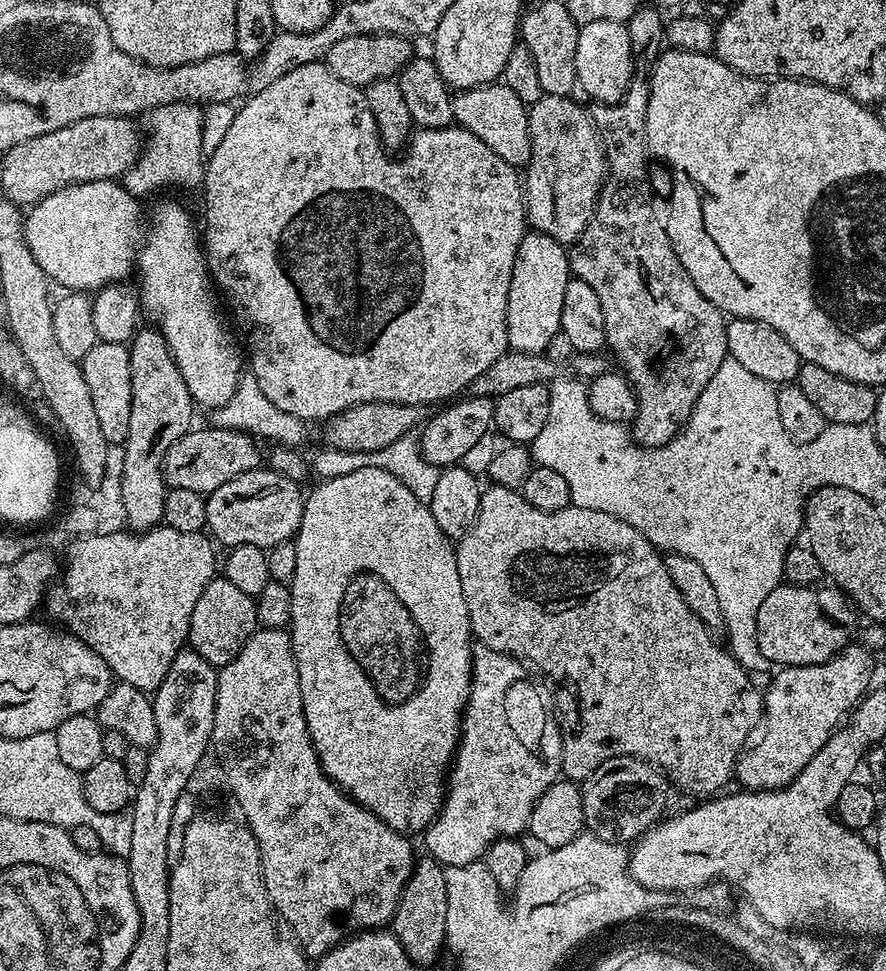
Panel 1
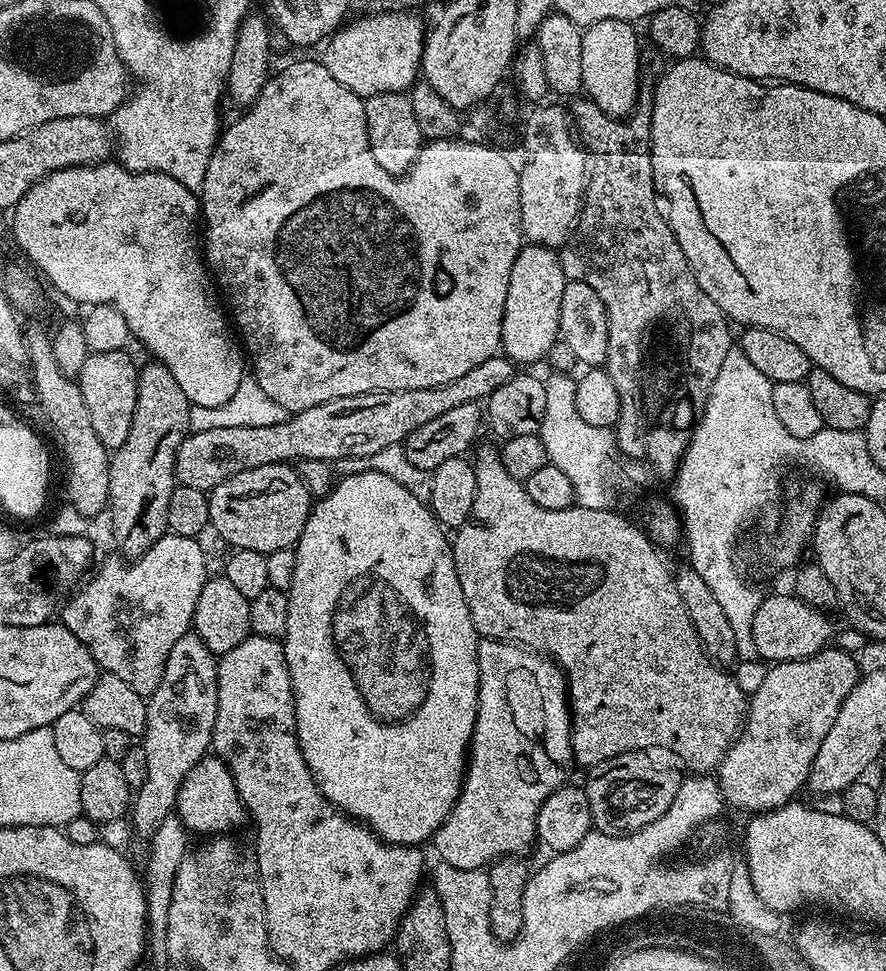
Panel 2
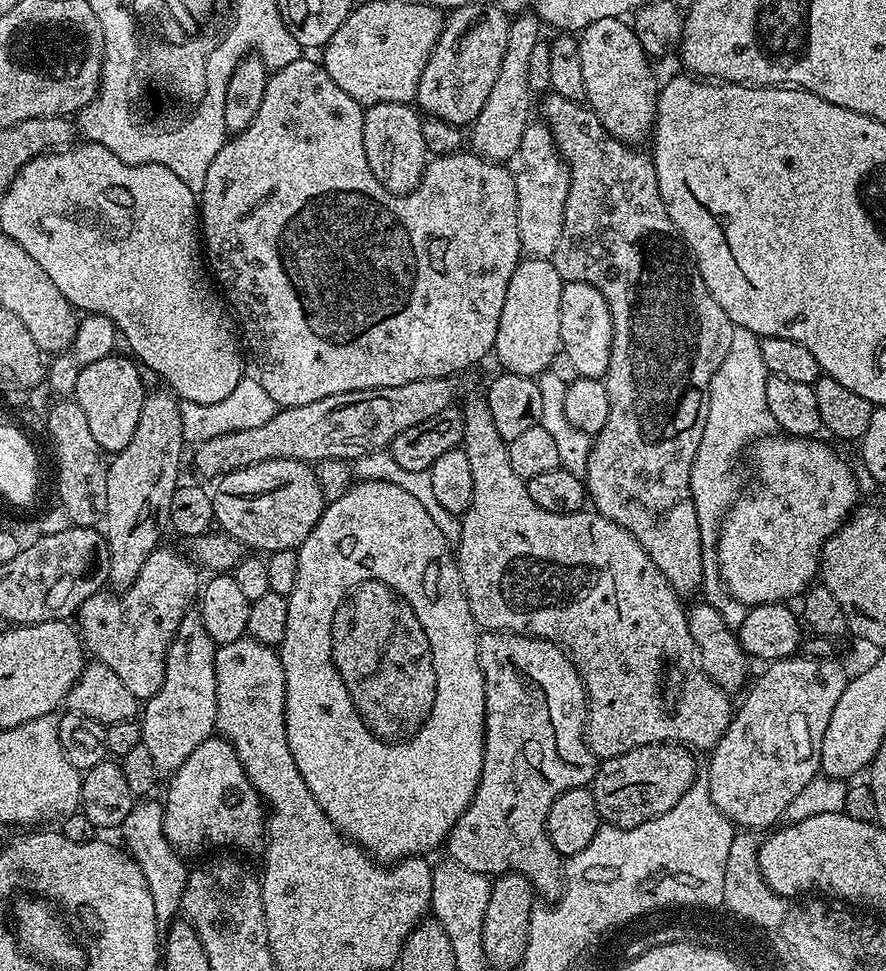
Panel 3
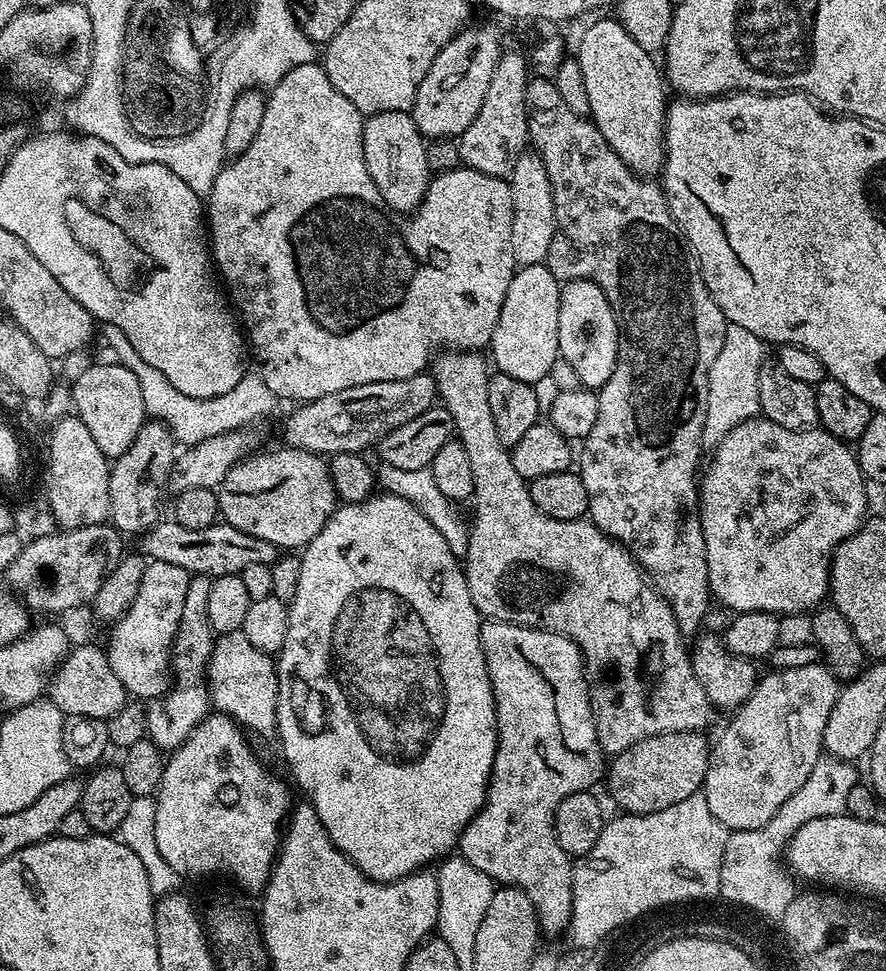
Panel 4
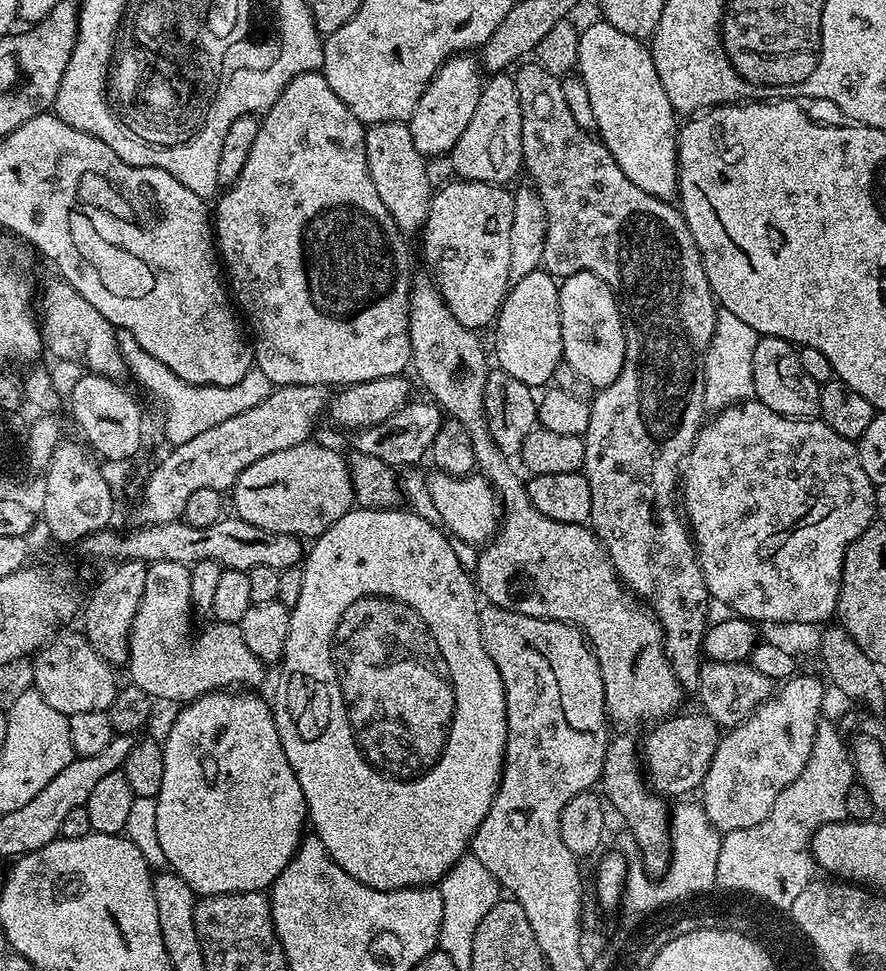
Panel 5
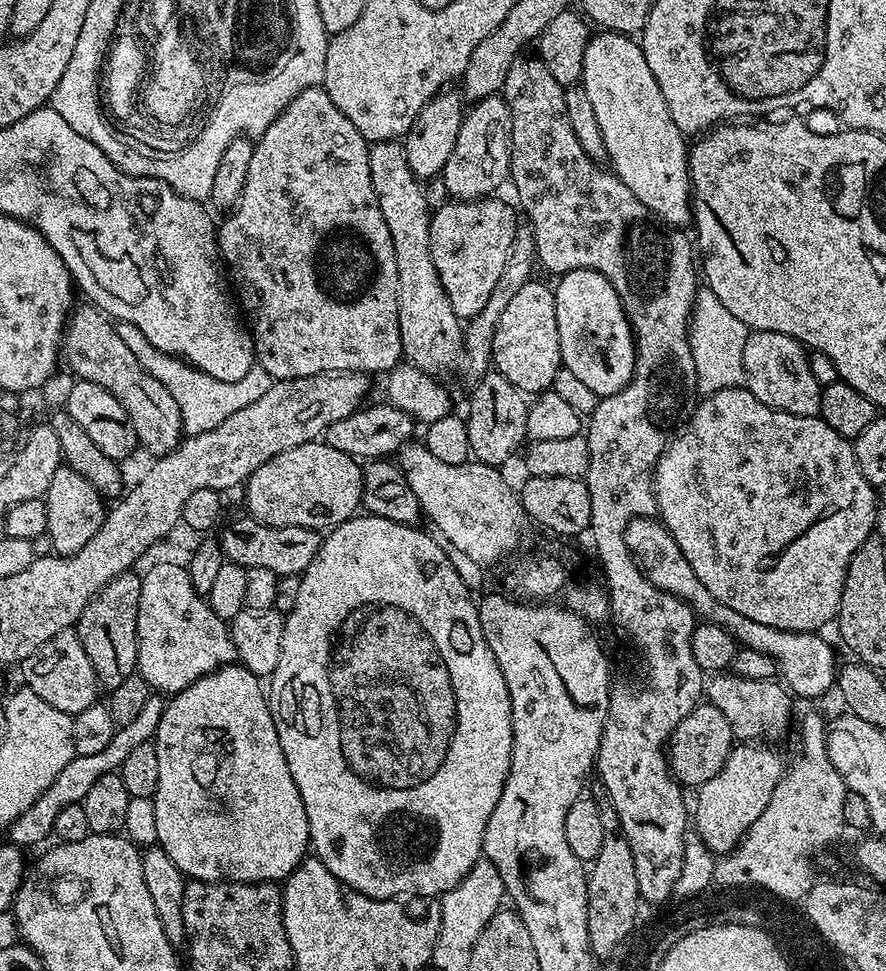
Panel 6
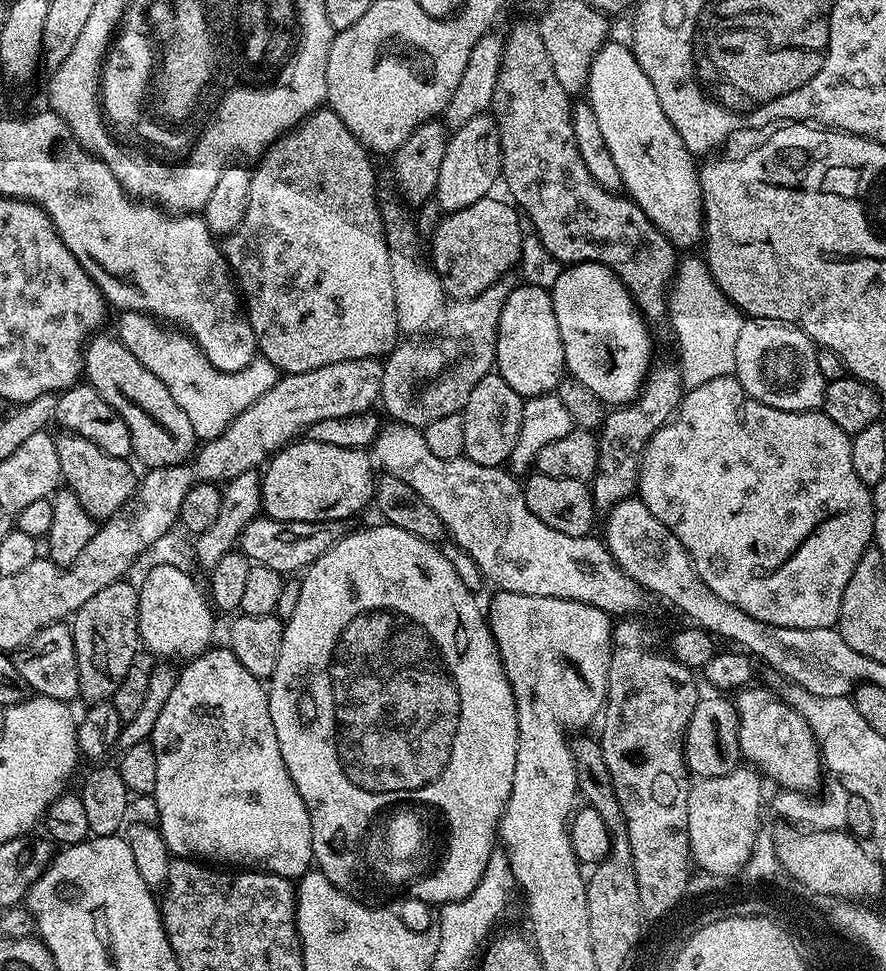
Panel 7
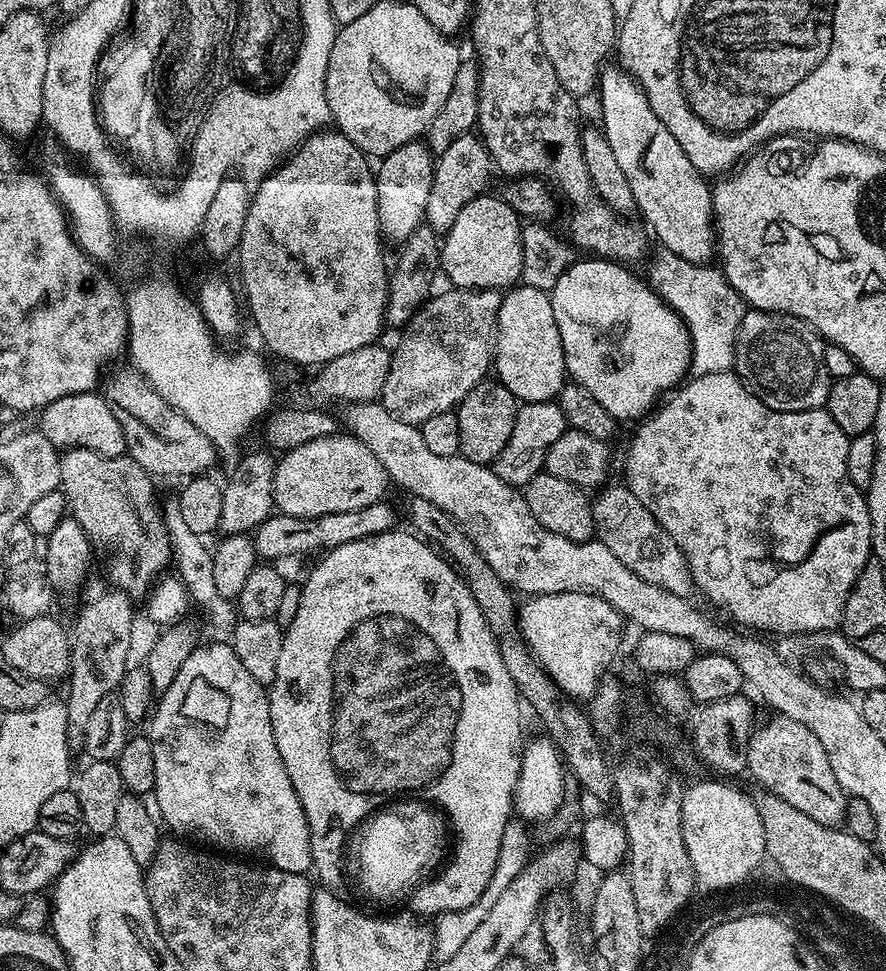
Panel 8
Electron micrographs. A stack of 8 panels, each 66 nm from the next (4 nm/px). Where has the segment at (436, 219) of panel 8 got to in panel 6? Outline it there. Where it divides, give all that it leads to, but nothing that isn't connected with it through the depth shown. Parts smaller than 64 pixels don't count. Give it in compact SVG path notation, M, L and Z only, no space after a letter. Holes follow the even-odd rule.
M503 95L487 96L475 101L465 111L464 121L458 130L458 142L454 150L450 150L450 158L446 158L442 177L445 180L446 190L453 201L457 200L483 200L491 197L492 192L500 183L507 181L510 176L510 149L512 146L512 115L508 109L508 103Z

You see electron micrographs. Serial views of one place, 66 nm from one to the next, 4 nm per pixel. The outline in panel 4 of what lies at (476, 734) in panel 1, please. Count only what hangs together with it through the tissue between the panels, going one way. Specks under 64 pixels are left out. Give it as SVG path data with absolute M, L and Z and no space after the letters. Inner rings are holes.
M485 619L480 625L480 644L484 648L484 661L488 677L492 683L492 693L496 695L496 757L492 767L492 776L488 779L488 793L484 799L484 805L478 810L469 824L460 831L458 841L459 855L470 862L470 866L478 866L482 874L486 874L497 885L521 888L530 898L530 902L536 908L536 919L541 933L556 936L560 931L569 927L572 918L572 869L573 861L558 846L558 838L552 823L556 817L558 806L570 794L575 792L587 792L595 789L595 784L601 783L606 772L606 753L600 749L598 734L596 733L596 718L590 695L590 680L586 675L586 665L583 656L580 655L580 648L570 639L550 630L541 628L527 628L521 624L511 624L501 620Z

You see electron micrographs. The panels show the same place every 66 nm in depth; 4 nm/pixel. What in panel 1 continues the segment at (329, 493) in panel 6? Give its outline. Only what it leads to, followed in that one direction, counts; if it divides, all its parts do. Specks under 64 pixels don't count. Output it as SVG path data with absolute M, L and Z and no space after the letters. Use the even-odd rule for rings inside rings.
M261 466L246 474L238 474L238 478L230 478L230 482L218 486L218 490L207 493L206 518L208 522L206 528L217 541L220 539L228 548L245 544L267 550L278 546L278 542L286 542L295 537L302 522L304 497L305 493L301 485L295 484L290 478L282 478L282 474L274 474L274 470L270 467Z

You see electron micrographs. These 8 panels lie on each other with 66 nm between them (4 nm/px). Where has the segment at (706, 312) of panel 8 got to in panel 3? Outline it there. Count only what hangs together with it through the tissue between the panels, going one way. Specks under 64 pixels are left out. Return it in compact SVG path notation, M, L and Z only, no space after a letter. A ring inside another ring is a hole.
M734 327L734 338L730 342L730 354L718 366L714 378L710 382L710 402L708 403L708 413L706 414L706 430L702 430L702 442L698 446L698 454L694 458L694 466L690 474L690 490L694 498L694 506L698 514L698 526L700 527L700 541L704 547L704 582L702 585L702 596L707 604L714 606L718 614L722 614L722 622L730 626L733 630L738 630L746 618L748 608L745 605L733 600L724 581L720 579L720 573L716 567L716 539L720 533L720 522L724 519L725 512L732 505L733 500L738 495L736 488L736 476L732 471L736 468L736 455L740 451L747 449L764 436L773 435L776 423L768 409L766 402L766 386L770 379L770 373L766 362L762 362L762 352L760 350L761 337L756 336L750 330Z

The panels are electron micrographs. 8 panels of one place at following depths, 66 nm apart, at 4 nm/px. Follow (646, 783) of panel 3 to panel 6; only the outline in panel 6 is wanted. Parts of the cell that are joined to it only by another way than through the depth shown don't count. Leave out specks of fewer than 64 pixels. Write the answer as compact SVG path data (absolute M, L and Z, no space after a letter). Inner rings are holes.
M701 702L690 714L686 714L686 718L682 718L682 722L678 722L678 726L672 731L666 749L668 766L681 785L699 786L724 769L726 758L733 747L734 737L730 722L722 718L722 710L707 702Z

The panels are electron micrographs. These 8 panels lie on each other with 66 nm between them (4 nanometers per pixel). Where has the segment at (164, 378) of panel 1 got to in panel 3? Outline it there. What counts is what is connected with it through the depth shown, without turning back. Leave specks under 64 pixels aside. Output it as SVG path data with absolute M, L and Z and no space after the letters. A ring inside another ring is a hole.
M149 391L145 395L138 427L134 429L126 450L111 457L106 474L106 514L102 521L102 531L108 541L106 580L116 590L128 588L135 582L146 558L150 558L150 554L161 547L163 540L160 539L164 531L167 533L170 528L170 498L174 498L174 490L181 479L180 455L186 449L186 441L182 430L181 401L171 391L163 391Z

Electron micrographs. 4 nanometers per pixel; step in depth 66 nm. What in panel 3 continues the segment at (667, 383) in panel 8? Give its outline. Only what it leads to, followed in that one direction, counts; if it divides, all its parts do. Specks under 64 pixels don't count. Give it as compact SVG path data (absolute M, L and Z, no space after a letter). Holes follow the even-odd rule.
M567 282L560 307L560 347L568 355L577 377L599 380L608 372L612 349L612 315L606 298L594 286Z

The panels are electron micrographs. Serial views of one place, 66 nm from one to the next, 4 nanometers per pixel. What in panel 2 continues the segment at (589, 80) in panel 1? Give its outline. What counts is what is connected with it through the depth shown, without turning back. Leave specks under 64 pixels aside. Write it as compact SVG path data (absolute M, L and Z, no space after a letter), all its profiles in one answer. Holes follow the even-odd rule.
M603 20L589 24L583 29L582 82L588 99L595 102L598 110L617 118L631 113L638 98L639 56L641 42L636 41L636 32L627 20Z

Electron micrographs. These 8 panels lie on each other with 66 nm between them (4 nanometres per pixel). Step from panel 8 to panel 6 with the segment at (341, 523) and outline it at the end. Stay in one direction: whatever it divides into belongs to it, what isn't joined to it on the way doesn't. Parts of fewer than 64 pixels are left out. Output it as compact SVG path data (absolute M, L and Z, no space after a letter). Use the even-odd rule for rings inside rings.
M251 518L236 520L221 536L218 536L220 549L224 552L225 561L240 564L250 569L254 566L266 566L266 570L274 570L276 576L300 576L314 562L314 558L320 549L321 533L315 528L306 526L266 526L262 522Z

